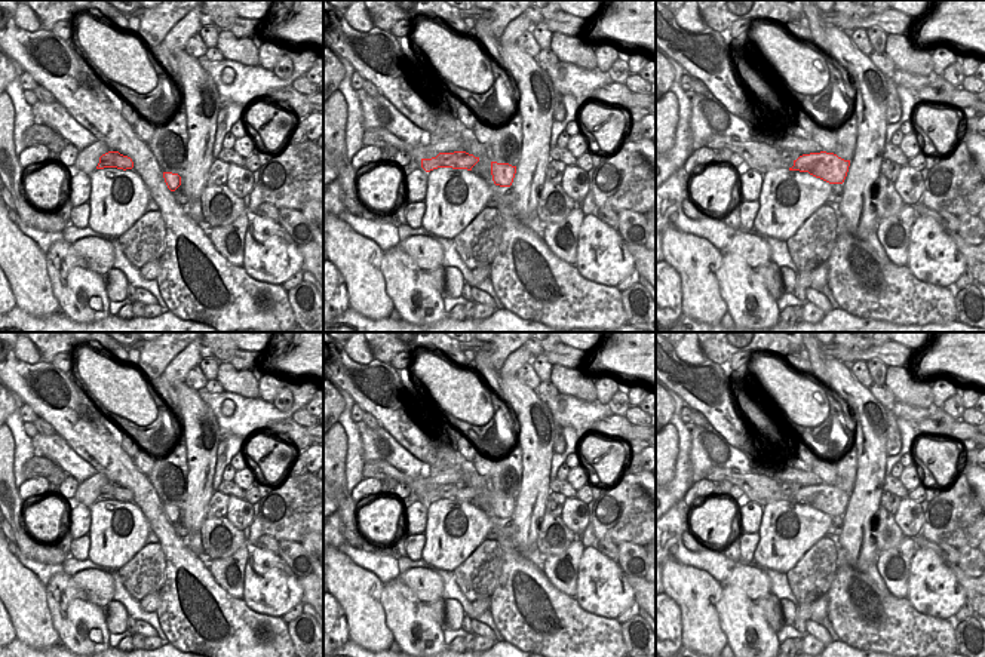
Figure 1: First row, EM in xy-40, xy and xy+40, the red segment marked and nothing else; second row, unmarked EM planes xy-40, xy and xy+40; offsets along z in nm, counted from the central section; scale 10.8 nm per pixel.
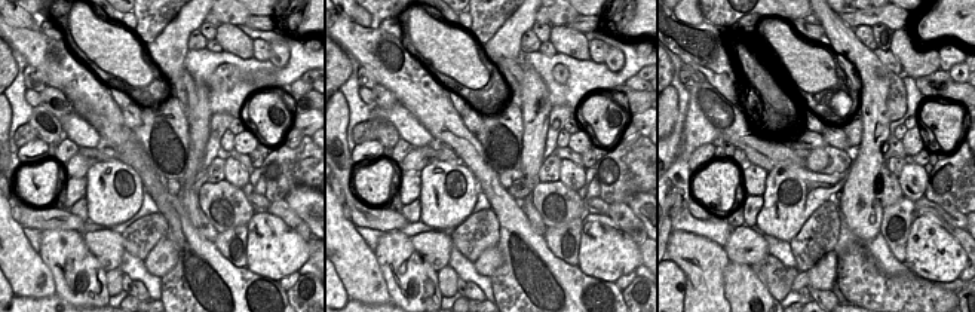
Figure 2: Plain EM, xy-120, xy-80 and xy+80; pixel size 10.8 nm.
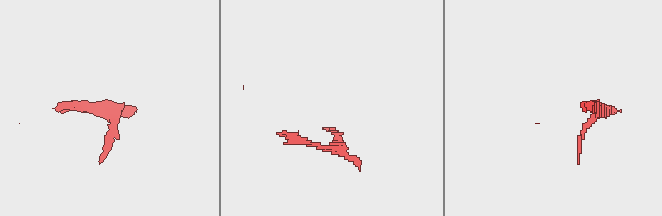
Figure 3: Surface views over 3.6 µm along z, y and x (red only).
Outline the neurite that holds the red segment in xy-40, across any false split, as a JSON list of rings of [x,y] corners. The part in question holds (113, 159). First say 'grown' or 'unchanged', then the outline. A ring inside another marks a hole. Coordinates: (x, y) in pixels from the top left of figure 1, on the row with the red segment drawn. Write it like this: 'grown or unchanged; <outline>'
unchanged; [[[108,151],[99,157],[96,169],[117,168],[117,169],[132,169],[134,162],[131,157],[120,154],[119,151]]]

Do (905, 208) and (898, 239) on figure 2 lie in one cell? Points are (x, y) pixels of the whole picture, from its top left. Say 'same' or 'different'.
same

